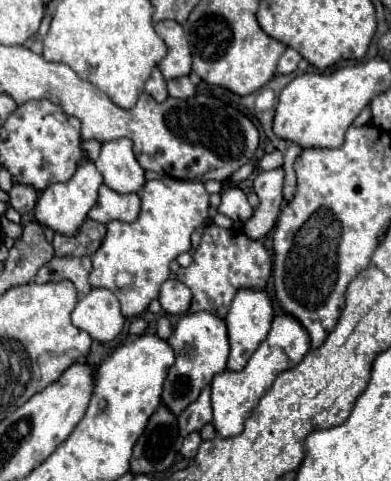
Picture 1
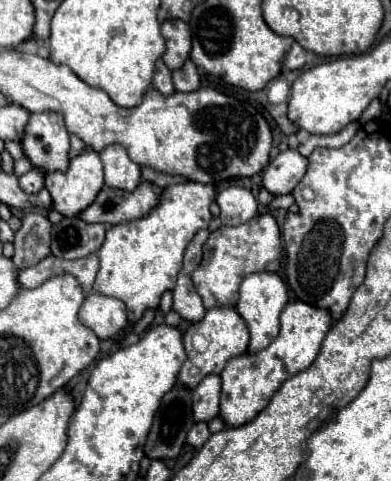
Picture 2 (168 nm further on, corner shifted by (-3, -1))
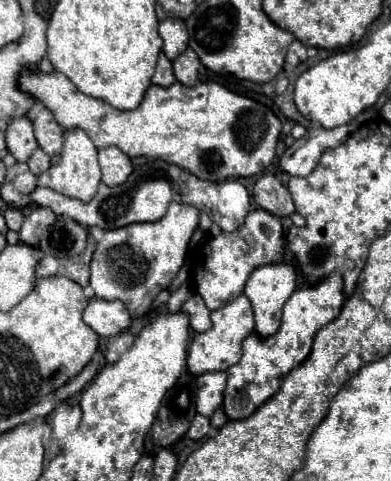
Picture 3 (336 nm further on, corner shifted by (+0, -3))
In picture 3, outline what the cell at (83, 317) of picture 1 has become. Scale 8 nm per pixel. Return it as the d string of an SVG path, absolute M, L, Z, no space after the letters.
M91 298L83 310L83 322L99 336L115 336L131 324L131 316L121 300Z

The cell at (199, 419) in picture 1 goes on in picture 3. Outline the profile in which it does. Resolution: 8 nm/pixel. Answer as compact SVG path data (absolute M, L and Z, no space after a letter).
M205 372L197 378L197 412L211 416L223 402L225 390L225 372Z

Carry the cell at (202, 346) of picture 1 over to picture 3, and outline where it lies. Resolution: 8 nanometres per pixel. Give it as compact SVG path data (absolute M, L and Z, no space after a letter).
M237 296L211 312L211 328L197 332L187 346L187 370L191 374L223 372L241 360L241 344L253 332L253 312L245 296Z

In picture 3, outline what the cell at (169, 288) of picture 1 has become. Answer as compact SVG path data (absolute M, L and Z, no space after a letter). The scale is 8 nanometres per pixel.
M191 294L191 296L183 302L181 312L187 314L187 318L189 318L189 326L191 326L195 332L207 330L207 328L211 326L211 320L209 320L209 308L205 306L205 302L201 300L199 294Z

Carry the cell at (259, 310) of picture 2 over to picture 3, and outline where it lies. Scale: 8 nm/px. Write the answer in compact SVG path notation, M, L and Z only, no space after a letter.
M267 264L255 268L245 284L243 296L251 302L255 332L273 336L281 326L281 308L295 290L295 274L287 264Z

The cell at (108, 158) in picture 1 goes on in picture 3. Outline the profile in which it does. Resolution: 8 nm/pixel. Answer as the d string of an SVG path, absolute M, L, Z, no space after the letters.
M107 146L99 150L99 164L103 170L103 182L107 186L123 184L133 174L131 160L115 146Z

